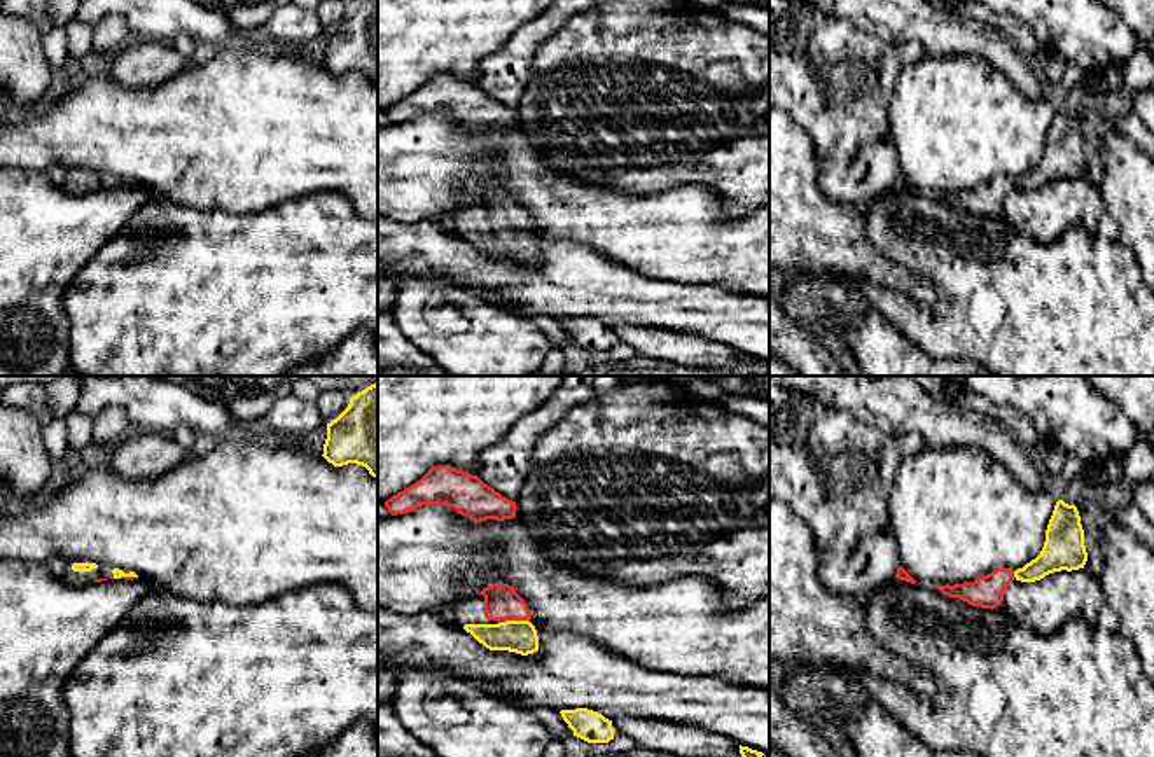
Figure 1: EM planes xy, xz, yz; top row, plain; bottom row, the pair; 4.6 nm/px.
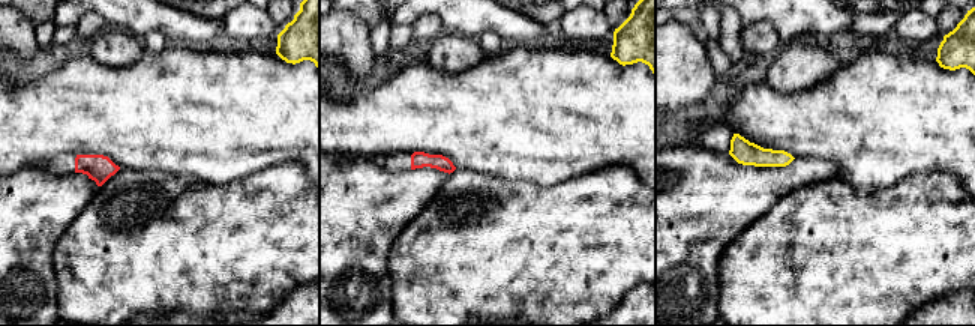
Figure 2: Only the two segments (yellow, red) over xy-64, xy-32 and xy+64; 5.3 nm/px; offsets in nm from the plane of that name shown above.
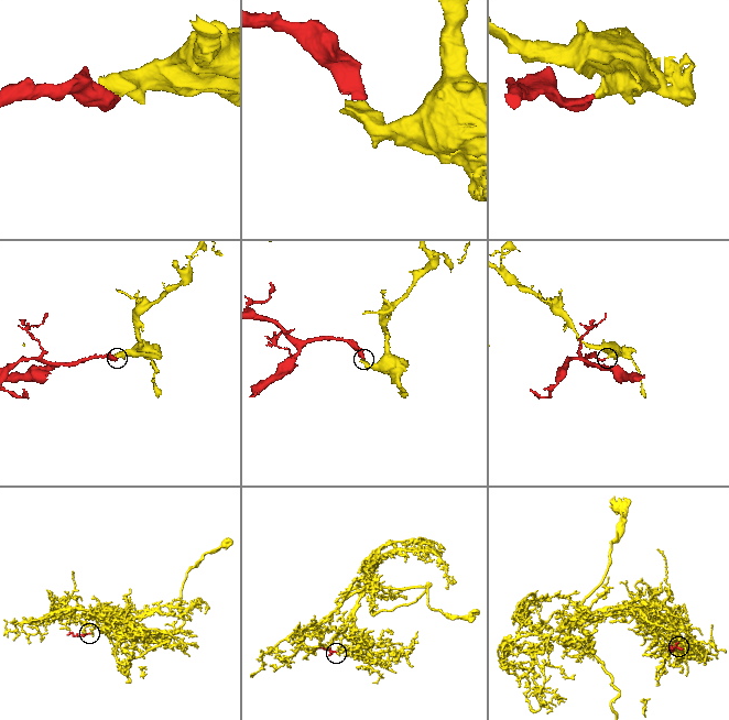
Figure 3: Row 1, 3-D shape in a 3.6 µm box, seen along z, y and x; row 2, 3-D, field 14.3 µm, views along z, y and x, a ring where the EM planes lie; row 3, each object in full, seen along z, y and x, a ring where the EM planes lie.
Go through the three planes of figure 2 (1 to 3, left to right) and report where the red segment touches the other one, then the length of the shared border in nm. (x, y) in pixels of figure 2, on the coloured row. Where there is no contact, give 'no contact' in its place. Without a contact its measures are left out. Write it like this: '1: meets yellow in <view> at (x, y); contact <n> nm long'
1: no contact
2: no contact
3: no contact

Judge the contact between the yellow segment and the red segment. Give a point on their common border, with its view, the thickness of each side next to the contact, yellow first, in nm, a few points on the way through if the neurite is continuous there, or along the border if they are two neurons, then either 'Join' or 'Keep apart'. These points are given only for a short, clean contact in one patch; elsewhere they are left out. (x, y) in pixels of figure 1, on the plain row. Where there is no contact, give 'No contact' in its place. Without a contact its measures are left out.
Touches yellow at xz (514, 229). Thickness 150 nm (yellow) against 160 nm. Path across: xz (520, 245), (514, 240), (514, 229), (502, 212). Join

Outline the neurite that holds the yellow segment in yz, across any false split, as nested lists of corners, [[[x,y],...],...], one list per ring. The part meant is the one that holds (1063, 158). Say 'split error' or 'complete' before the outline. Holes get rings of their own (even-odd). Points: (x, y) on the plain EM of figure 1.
split error | [[[1058,108],[1046,138],[1046,150],[1040,163],[1016,180],[997,177],[974,191],[955,194],[935,194],[949,206],[960,206],[972,215],[997,217],[1004,210],[1007,194],[1016,187],[1035,191],[1054,180],[1072,180],[1084,177],[1088,161],[1084,154],[1084,138],[1075,114]]]

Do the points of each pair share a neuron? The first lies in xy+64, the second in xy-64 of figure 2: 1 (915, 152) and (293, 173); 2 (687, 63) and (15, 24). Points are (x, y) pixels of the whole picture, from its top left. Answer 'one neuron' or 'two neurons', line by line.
1: two neurons
2: one neuron

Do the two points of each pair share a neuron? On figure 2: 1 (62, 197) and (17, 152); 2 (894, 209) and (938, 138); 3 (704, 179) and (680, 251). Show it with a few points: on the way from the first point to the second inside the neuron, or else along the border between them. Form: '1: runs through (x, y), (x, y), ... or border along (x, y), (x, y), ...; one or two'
1: border along (24, 166), (15, 172); two
2: border along (953, 173), (912, 173), (884, 187); two
3: runs through (690, 197), (680, 208), (680, 233); one

